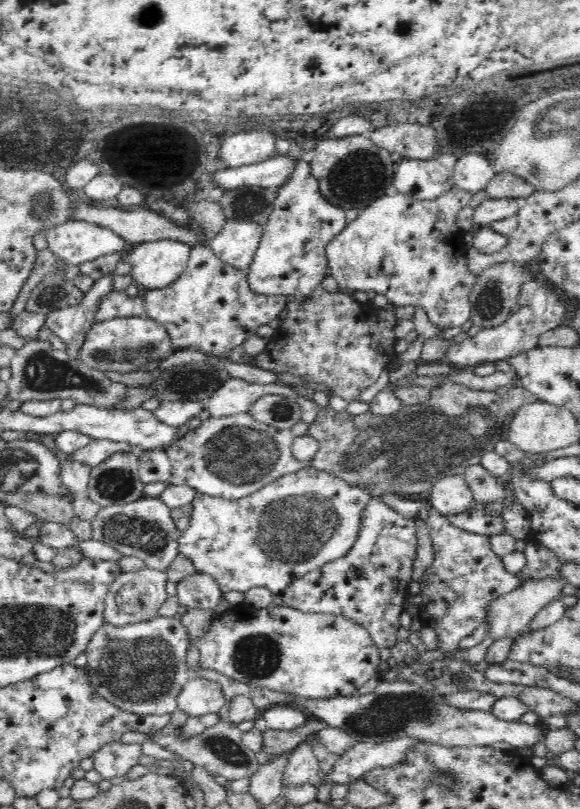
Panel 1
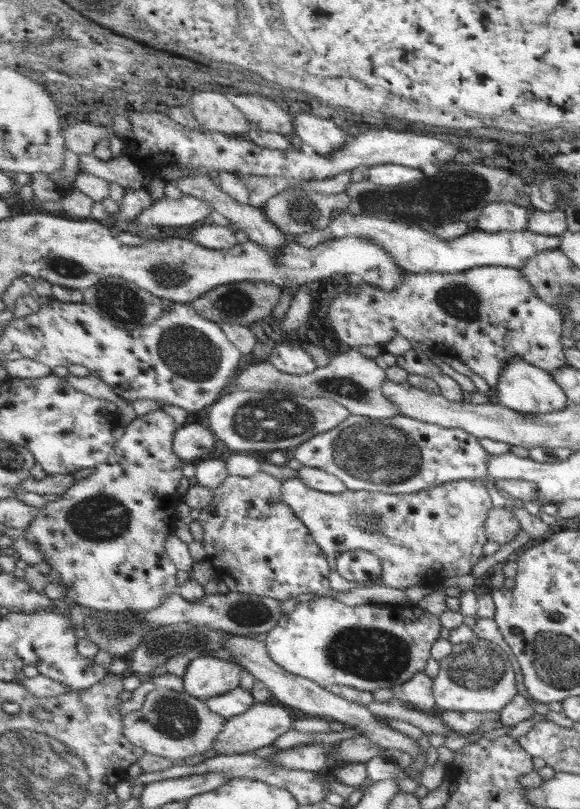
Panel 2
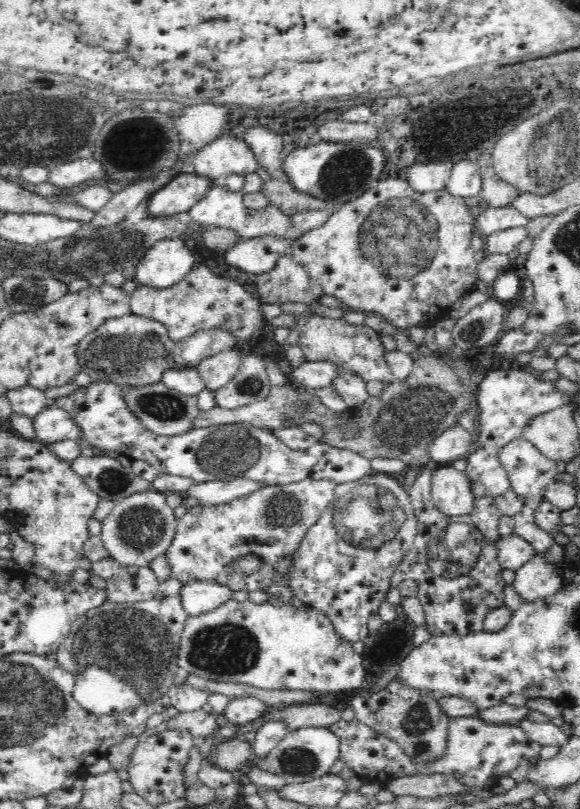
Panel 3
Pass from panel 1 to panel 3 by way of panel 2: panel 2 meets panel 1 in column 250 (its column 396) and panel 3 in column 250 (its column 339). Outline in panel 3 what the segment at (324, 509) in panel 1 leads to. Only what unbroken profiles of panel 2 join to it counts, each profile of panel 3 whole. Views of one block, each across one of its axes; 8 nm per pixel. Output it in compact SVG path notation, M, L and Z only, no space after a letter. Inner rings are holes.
M306 478L287 485L268 485L246 496L234 498L232 502L218 505L200 504L188 508L187 513L178 520L176 534L164 552L170 565L171 576L178 578L184 585L190 581L204 581L218 583L234 591L263 590L271 582L274 562L278 562L278 558L299 548L306 530L318 521L318 518L322 516L322 511L334 499L336 485L337 482L329 478L322 478L322 480ZM248 555L254 555L260 559L260 566L256 572L239 574L237 570L231 568L233 562Z

